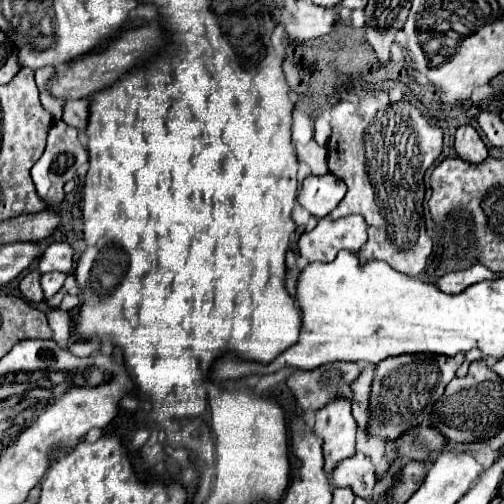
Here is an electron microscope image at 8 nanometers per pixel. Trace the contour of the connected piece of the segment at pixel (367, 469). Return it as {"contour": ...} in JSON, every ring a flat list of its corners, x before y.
{"contour":[[356,452,352,458,346,458,334,468,332,482,336,488,352,488,356,496,368,500,372,498,376,486,376,472,370,458,362,452]]}

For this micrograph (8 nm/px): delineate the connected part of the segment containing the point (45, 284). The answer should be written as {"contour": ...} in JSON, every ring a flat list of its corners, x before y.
{"contour":[[50,272,50,274,42,274,42,290,46,298,52,298,54,294,58,294,64,286,66,274,64,272]]}

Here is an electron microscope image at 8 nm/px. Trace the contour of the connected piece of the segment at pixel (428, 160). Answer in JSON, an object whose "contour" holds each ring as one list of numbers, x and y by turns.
{"contour":[[352,86,352,94,358,96,358,104,350,100,340,100,330,110,332,136,328,142,328,172,336,178,344,180,348,186,348,194,332,212,332,218,342,218,350,214,362,214,368,222,368,242,360,250,360,262,368,260,384,260,396,272,406,276,422,276,426,268,426,260,432,252,432,240,426,234,424,224,424,174,442,154,444,132,438,124,430,124,428,118,410,102,410,100,394,100,390,92,384,90,364,90,360,86]]}

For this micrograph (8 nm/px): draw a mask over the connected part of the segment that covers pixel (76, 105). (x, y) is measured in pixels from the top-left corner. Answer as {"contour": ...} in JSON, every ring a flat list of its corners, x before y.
{"contour":[[68,100,64,104,64,116,62,120,68,126,86,130,86,122,88,122,88,100]]}

